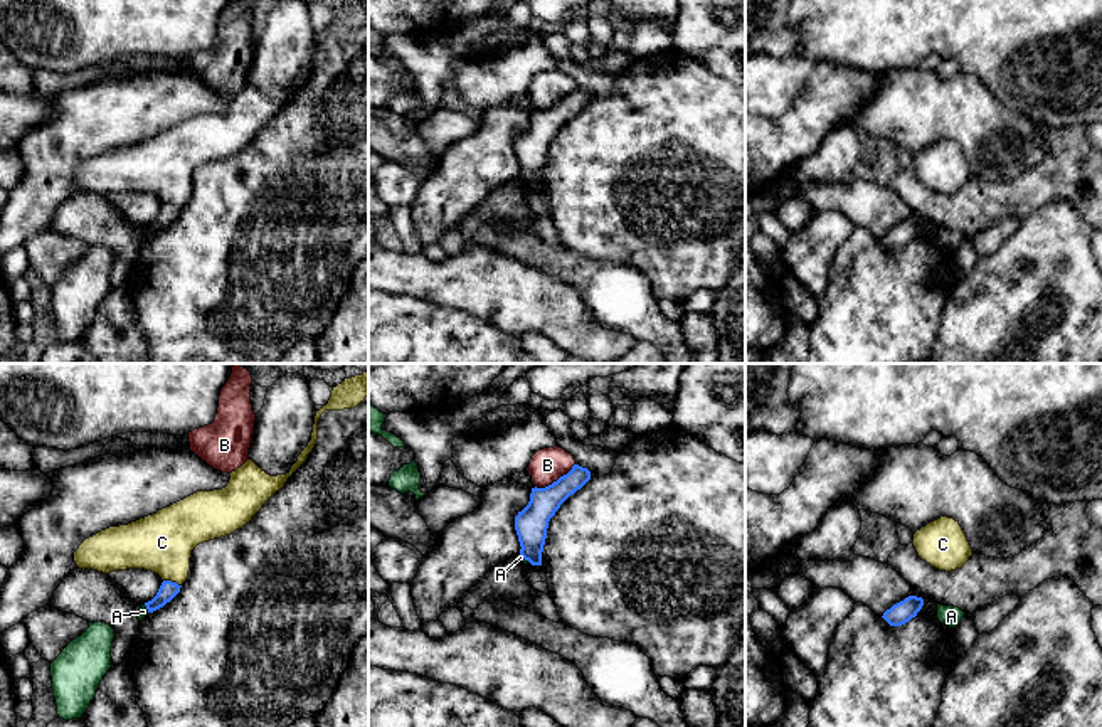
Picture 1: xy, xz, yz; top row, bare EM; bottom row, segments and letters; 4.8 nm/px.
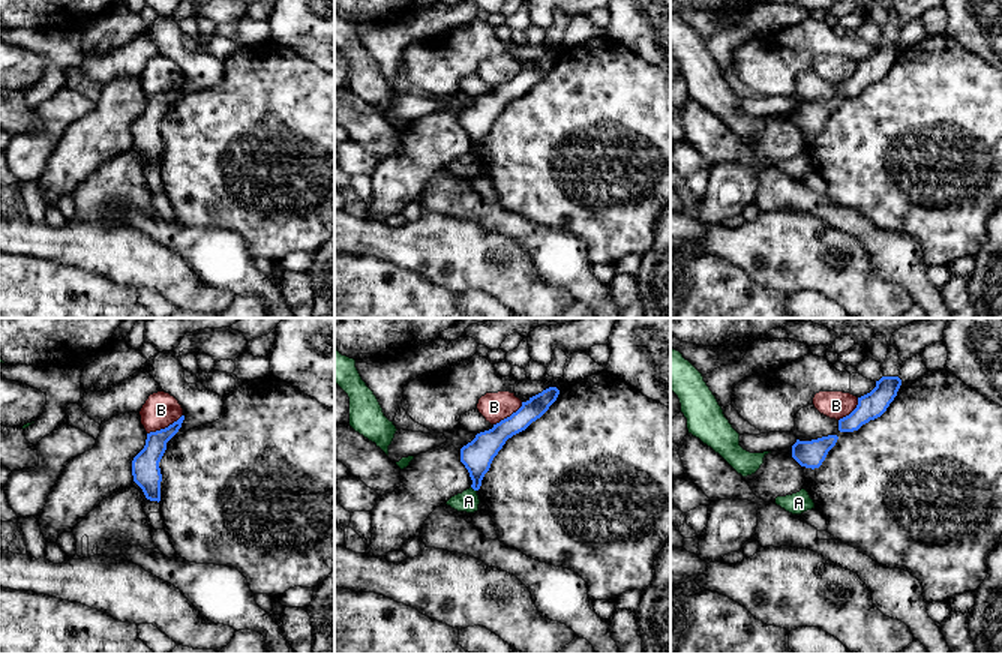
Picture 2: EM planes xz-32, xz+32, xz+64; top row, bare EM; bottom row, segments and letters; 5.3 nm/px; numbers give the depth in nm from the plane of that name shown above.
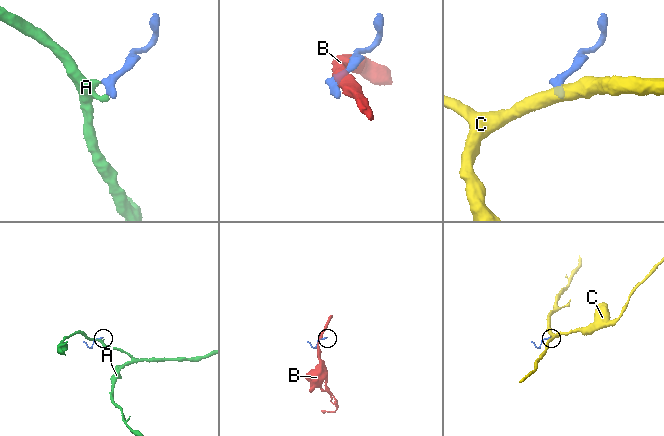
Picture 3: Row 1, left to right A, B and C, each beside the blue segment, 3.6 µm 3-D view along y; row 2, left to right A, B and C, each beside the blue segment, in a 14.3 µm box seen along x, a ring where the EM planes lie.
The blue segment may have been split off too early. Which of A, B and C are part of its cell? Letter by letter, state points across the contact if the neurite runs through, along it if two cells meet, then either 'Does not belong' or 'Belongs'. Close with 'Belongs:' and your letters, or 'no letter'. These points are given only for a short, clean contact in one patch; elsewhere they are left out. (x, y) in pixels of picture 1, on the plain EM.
A: Boundary: xy (143, 228), (148, 236). Does not belong
B: Does not belong
C: Boundary: xy (164, 202), (175, 204), (180, 209). Does not belong
Belongs: no letter

